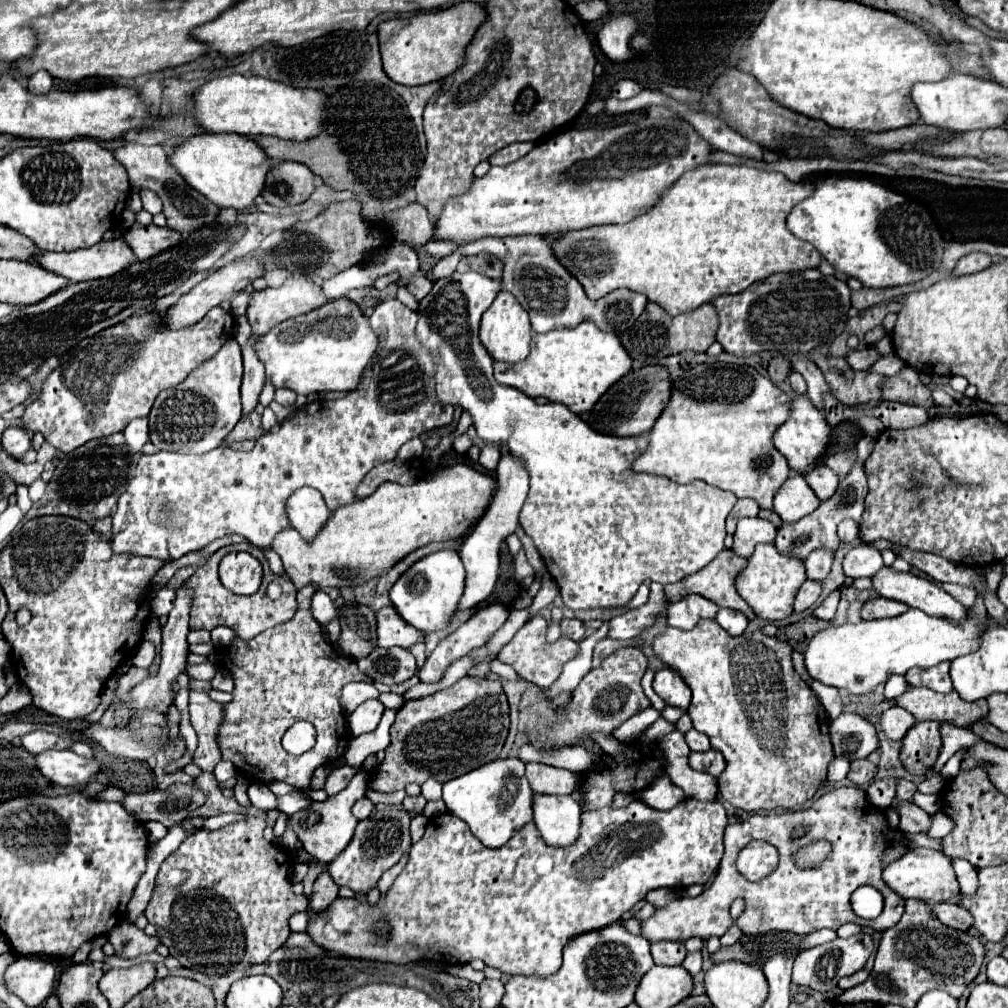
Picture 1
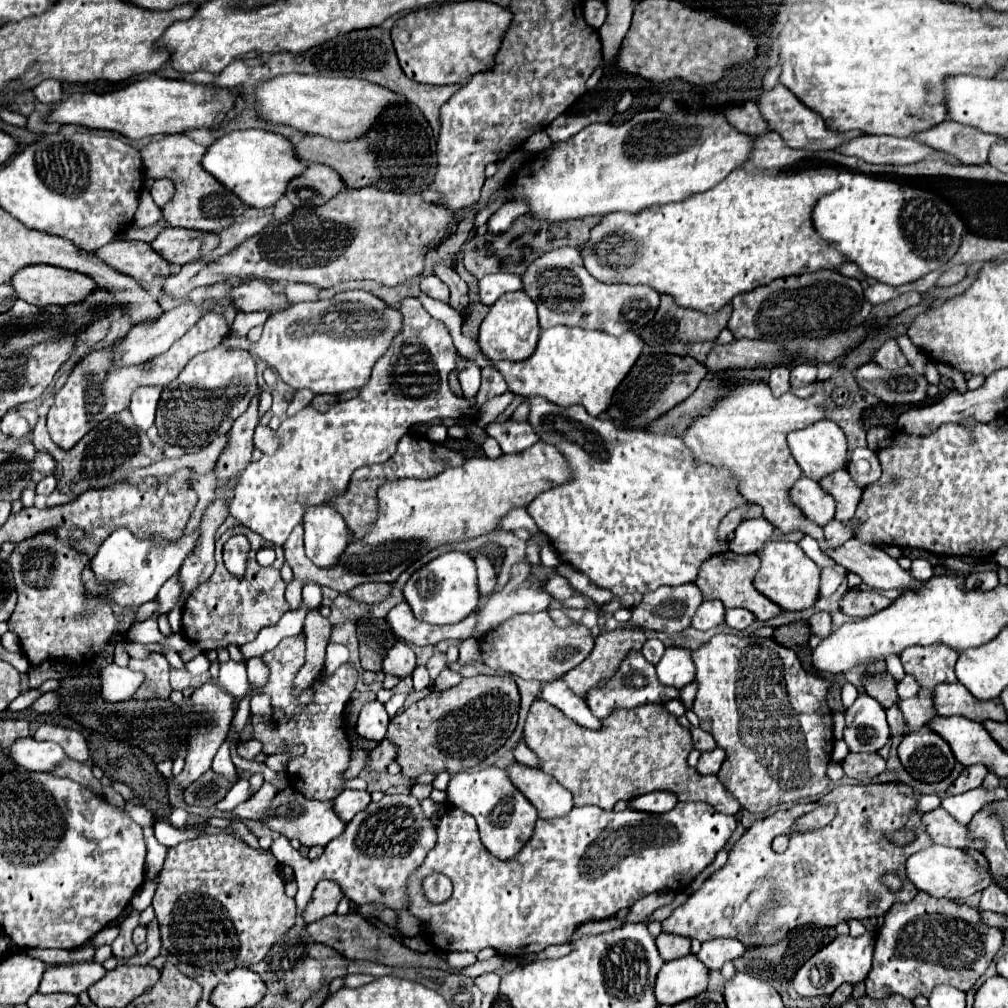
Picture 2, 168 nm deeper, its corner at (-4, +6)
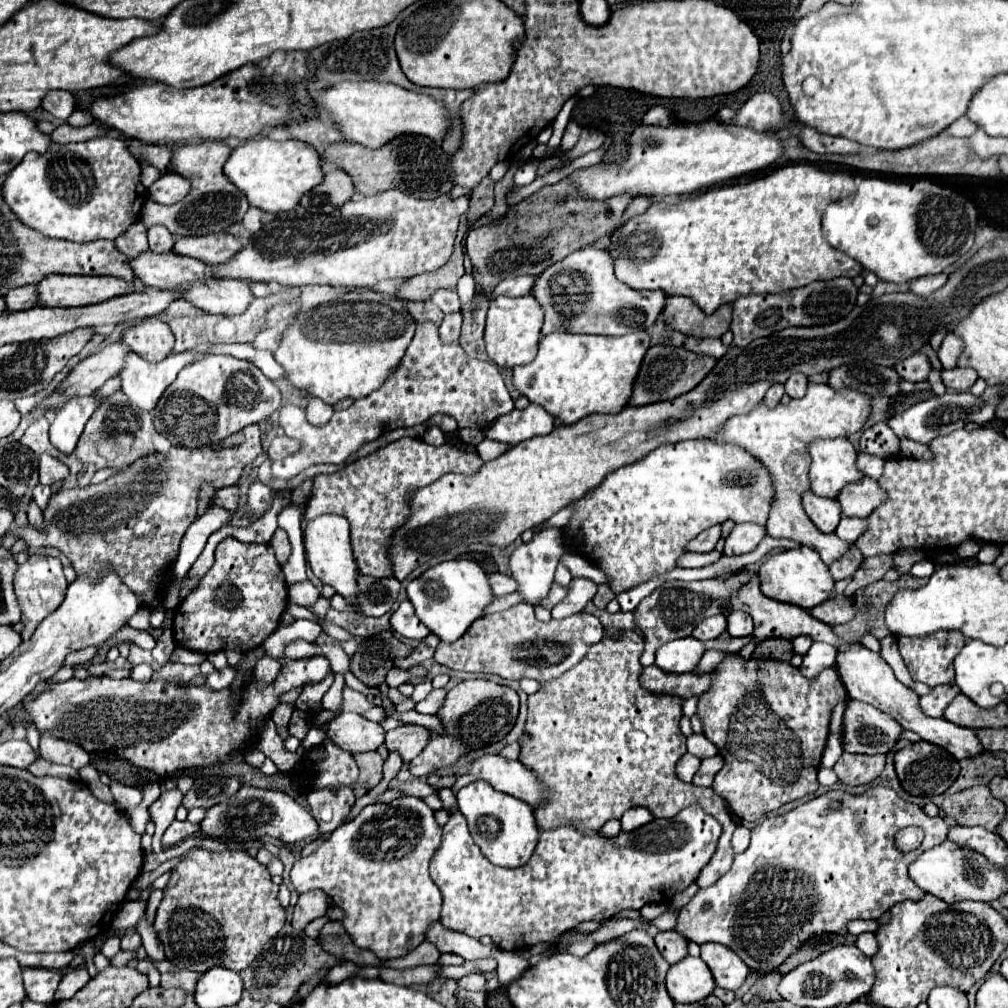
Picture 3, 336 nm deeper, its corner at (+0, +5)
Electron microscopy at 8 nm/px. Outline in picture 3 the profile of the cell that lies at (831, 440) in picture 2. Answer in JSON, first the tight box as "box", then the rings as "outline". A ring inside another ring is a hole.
{"box":[807,437,863,497],"outline":[[[847,437],[815,439],[807,445],[807,451],[811,455],[811,491],[817,495],[837,497],[843,485],[863,479],[855,465],[857,453]]]}

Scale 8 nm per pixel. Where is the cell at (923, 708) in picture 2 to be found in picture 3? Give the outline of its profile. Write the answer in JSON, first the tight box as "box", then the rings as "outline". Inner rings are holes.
{"box":[919,685,959,717],"outline":[[[937,685],[931,689],[931,693],[919,697],[919,707],[929,717],[941,717],[943,709],[957,693],[959,693],[957,685]]]}

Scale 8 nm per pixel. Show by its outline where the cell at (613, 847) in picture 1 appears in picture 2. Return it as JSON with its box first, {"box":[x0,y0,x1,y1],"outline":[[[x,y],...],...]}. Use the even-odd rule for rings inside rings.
{"box":[409,802,735,956],"outline":[[[677,802],[677,806],[671,810],[671,812],[665,812],[665,814],[645,814],[645,812],[637,812],[637,810],[623,810],[623,812],[605,812],[597,806],[575,806],[567,816],[561,816],[561,818],[555,818],[555,820],[543,820],[539,818],[537,824],[535,824],[535,832],[533,832],[533,838],[523,846],[523,850],[513,858],[513,860],[507,860],[507,862],[501,862],[497,860],[495,856],[491,856],[481,840],[479,840],[479,832],[477,832],[477,824],[475,824],[475,818],[465,814],[463,810],[459,808],[451,808],[445,812],[445,816],[441,818],[441,824],[437,826],[437,844],[435,848],[427,854],[425,862],[421,864],[423,868],[417,868],[415,870],[415,876],[409,878],[411,886],[409,886],[409,898],[411,898],[411,914],[417,916],[419,920],[423,920],[431,930],[431,942],[441,948],[443,952],[473,952],[477,954],[479,950],[491,946],[495,948],[499,954],[503,956],[523,956],[525,952],[531,954],[531,952],[541,952],[545,950],[547,946],[551,944],[565,944],[569,942],[571,934],[575,932],[577,926],[581,926],[583,922],[591,922],[591,920],[607,920],[607,918],[613,918],[621,908],[631,908],[639,898],[647,896],[647,894],[653,894],[653,892],[661,892],[661,890],[673,890],[673,892],[679,892],[683,888],[687,888],[691,884],[691,880],[701,874],[717,856],[717,852],[727,844],[727,840],[731,838],[731,834],[735,832],[735,818],[733,816],[727,816],[727,814],[721,814],[717,812],[713,806],[705,804],[705,802]],[[433,872],[441,872],[445,874],[451,882],[453,882],[453,896],[443,902],[443,904],[429,904],[425,898],[423,898],[423,892],[419,888],[421,880]]]}

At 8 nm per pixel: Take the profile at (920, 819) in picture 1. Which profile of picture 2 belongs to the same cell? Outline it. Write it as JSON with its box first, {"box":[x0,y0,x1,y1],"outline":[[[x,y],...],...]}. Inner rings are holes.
{"box":[923,808,983,854],"outline":[[[935,808],[923,816],[923,824],[935,844],[953,848],[971,848],[983,854],[983,840],[971,840],[967,836],[967,826],[959,824],[947,810]]]}

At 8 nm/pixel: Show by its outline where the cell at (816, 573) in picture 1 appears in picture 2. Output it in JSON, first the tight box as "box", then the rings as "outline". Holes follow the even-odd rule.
{"box":[823,520,853,546],"outline":[[[831,520],[823,530],[825,530],[825,538],[827,538],[829,546],[841,546],[849,538],[853,538],[853,532],[839,520]]]}

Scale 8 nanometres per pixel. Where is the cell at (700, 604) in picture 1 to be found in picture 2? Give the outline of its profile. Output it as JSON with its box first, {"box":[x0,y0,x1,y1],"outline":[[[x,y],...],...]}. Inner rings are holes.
{"box":[693,600,725,630],"outline":[[[707,600],[699,606],[699,610],[693,616],[693,628],[695,630],[709,630],[717,624],[723,624],[725,620],[725,606],[719,600]]]}

